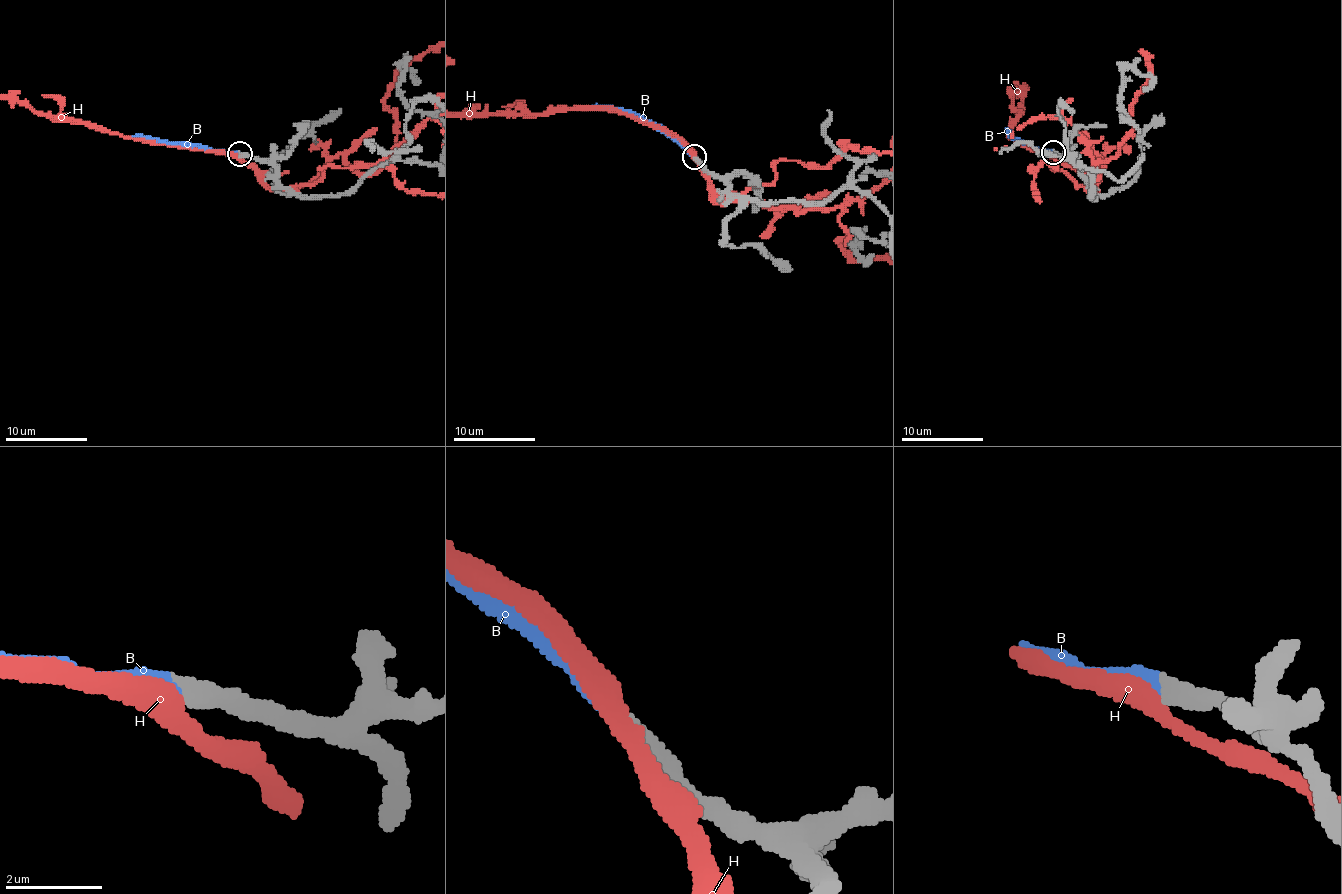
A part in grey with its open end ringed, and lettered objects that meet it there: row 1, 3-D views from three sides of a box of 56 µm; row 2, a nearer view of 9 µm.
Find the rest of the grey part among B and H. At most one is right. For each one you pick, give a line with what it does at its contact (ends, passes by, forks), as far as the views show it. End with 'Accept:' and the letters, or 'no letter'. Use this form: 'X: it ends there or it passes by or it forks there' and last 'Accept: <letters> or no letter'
B: it ends there
Accept: B

